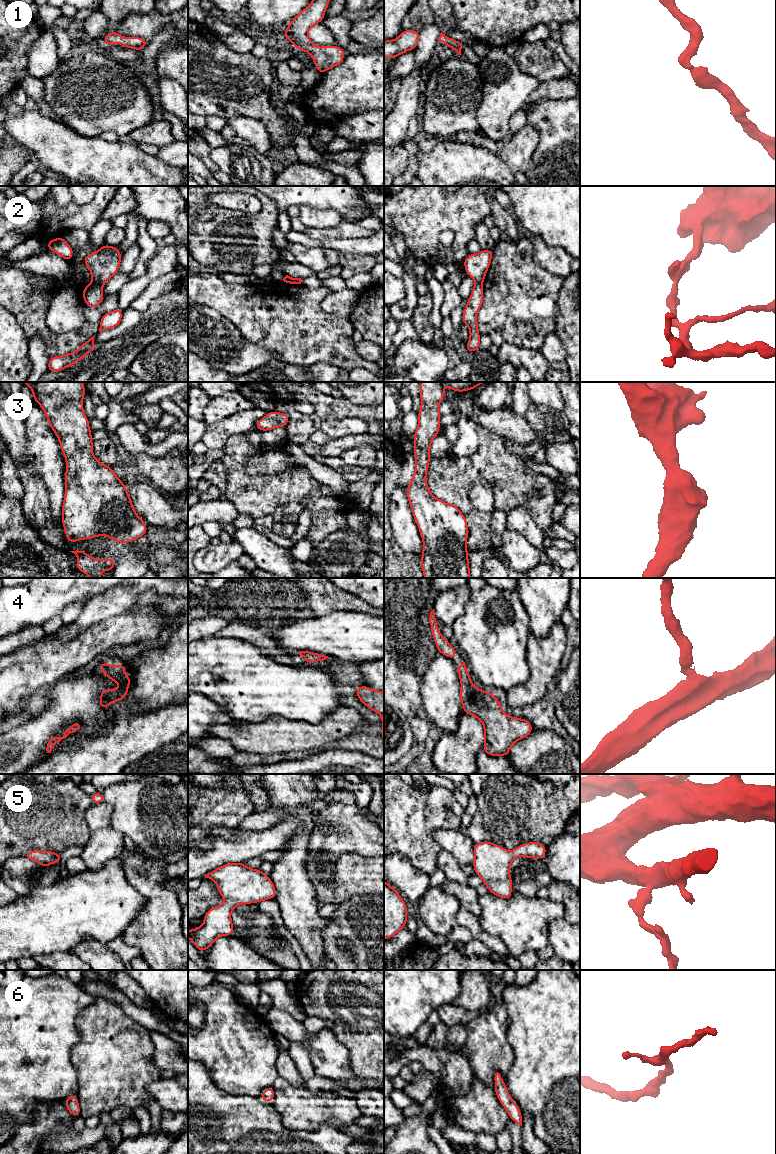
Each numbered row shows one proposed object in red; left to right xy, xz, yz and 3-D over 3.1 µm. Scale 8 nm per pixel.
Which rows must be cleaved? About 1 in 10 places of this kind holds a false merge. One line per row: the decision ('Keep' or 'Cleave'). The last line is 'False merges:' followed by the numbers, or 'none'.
1: Keep
2: Cleave
3: Keep
4: Keep
5: Keep
6: Keep
False merges: 2

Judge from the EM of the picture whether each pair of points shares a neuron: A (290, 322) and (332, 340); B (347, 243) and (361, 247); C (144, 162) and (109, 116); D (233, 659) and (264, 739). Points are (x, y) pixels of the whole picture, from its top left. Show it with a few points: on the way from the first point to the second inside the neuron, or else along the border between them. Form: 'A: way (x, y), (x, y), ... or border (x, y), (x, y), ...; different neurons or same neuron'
A: way (300, 329), (306, 329), (313, 336), (322, 338); same neuron
B: way (350, 246), (358, 247); same neuron
C: border (120, 138), (125, 139); different neurons
D: border (280, 716), (272, 716), (259, 722), (239, 721); different neurons

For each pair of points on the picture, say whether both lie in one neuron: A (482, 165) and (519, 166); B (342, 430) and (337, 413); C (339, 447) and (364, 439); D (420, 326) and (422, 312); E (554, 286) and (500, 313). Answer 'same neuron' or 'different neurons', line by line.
A: different neurons
B: different neurons
C: same neuron
D: same neuron
E: same neuron

